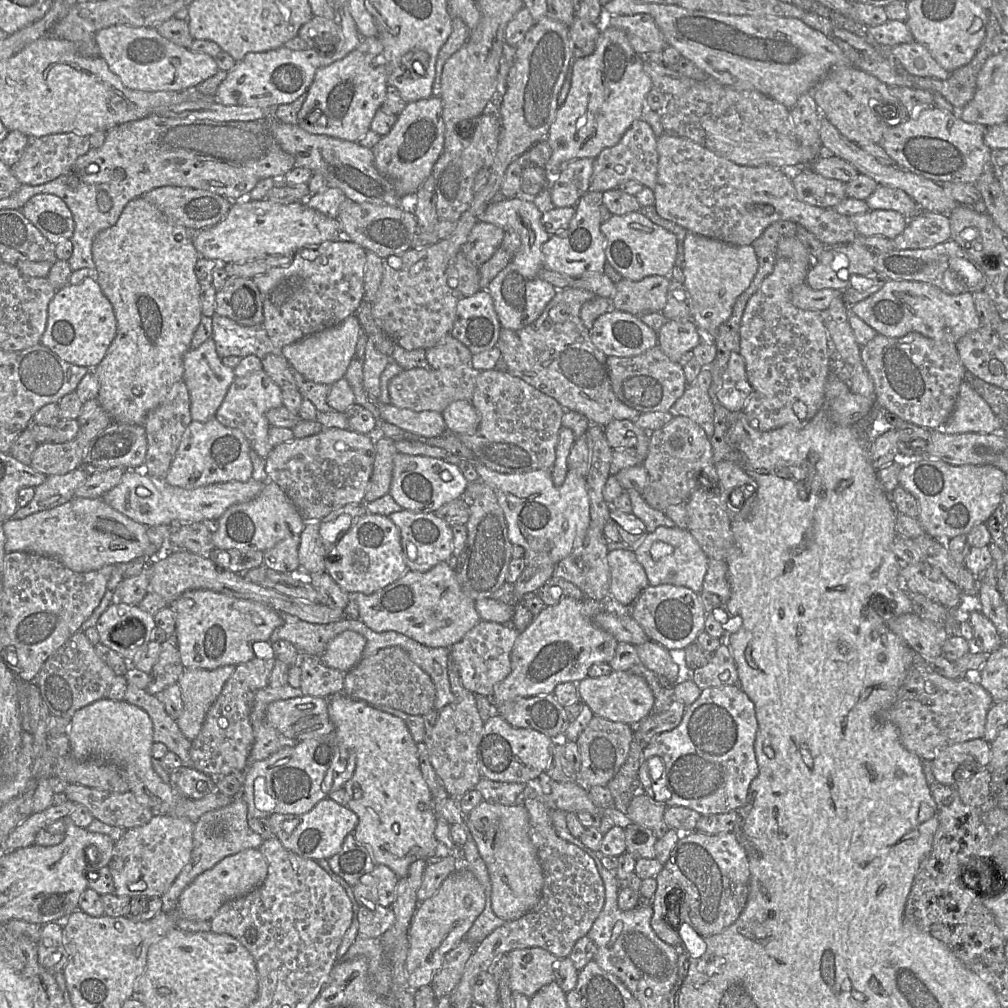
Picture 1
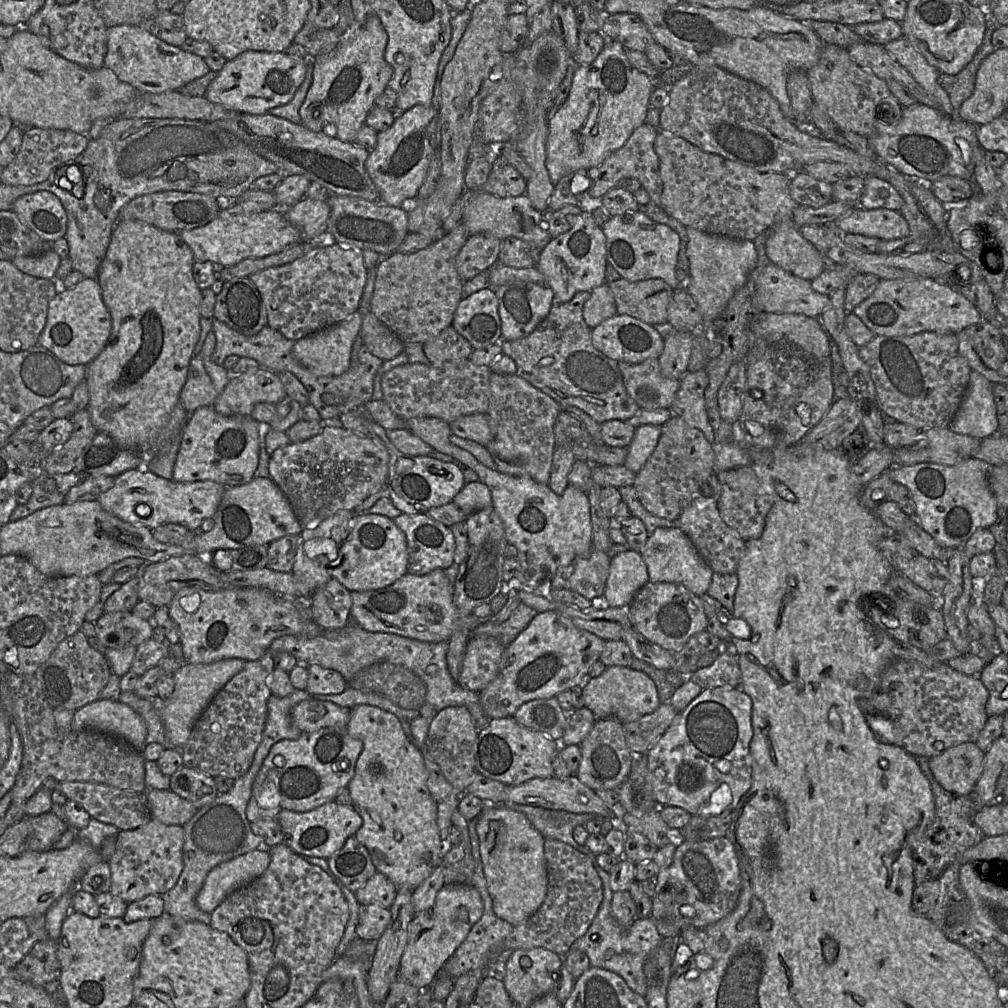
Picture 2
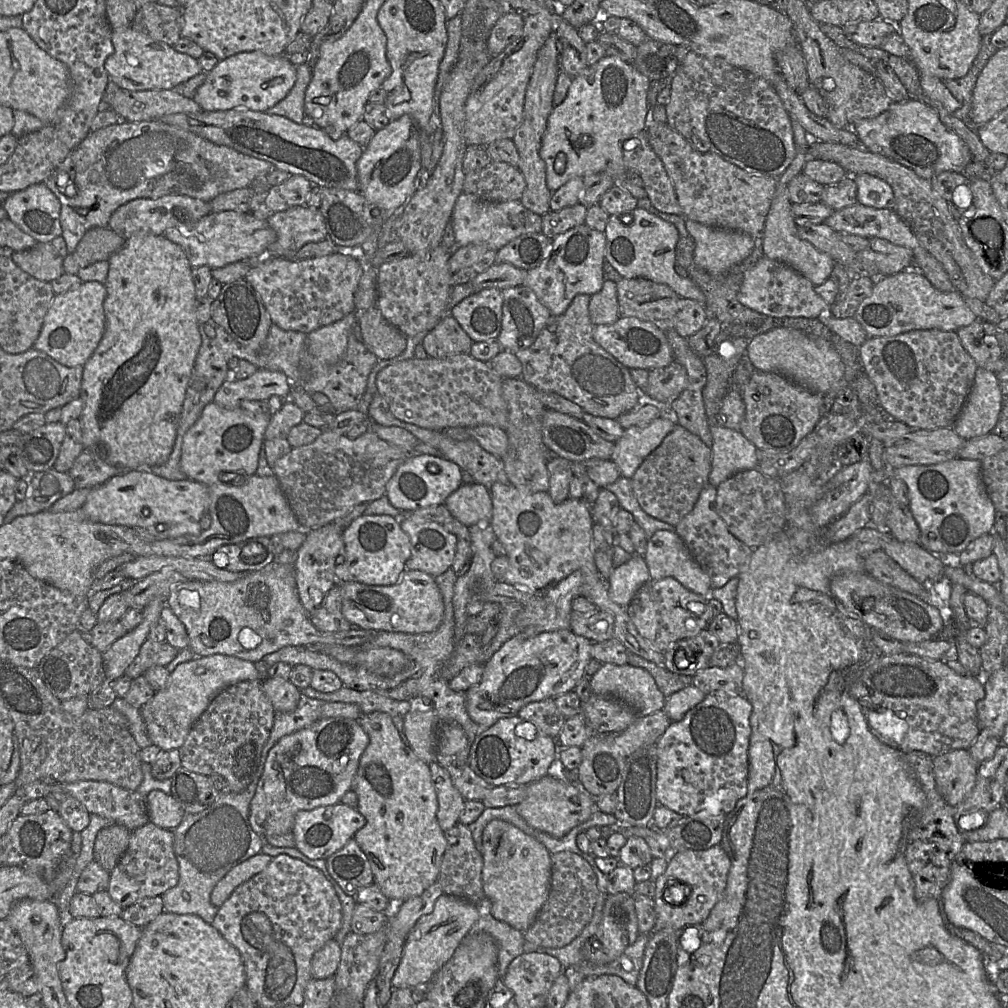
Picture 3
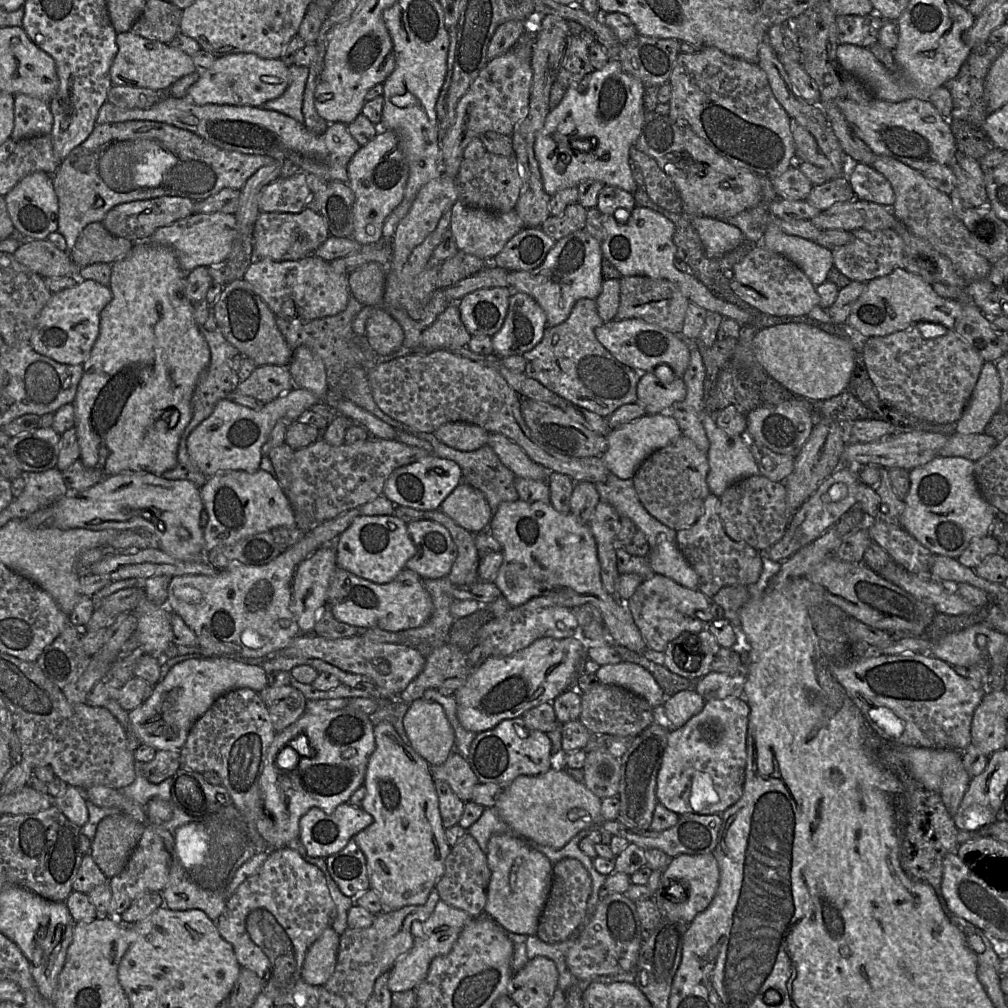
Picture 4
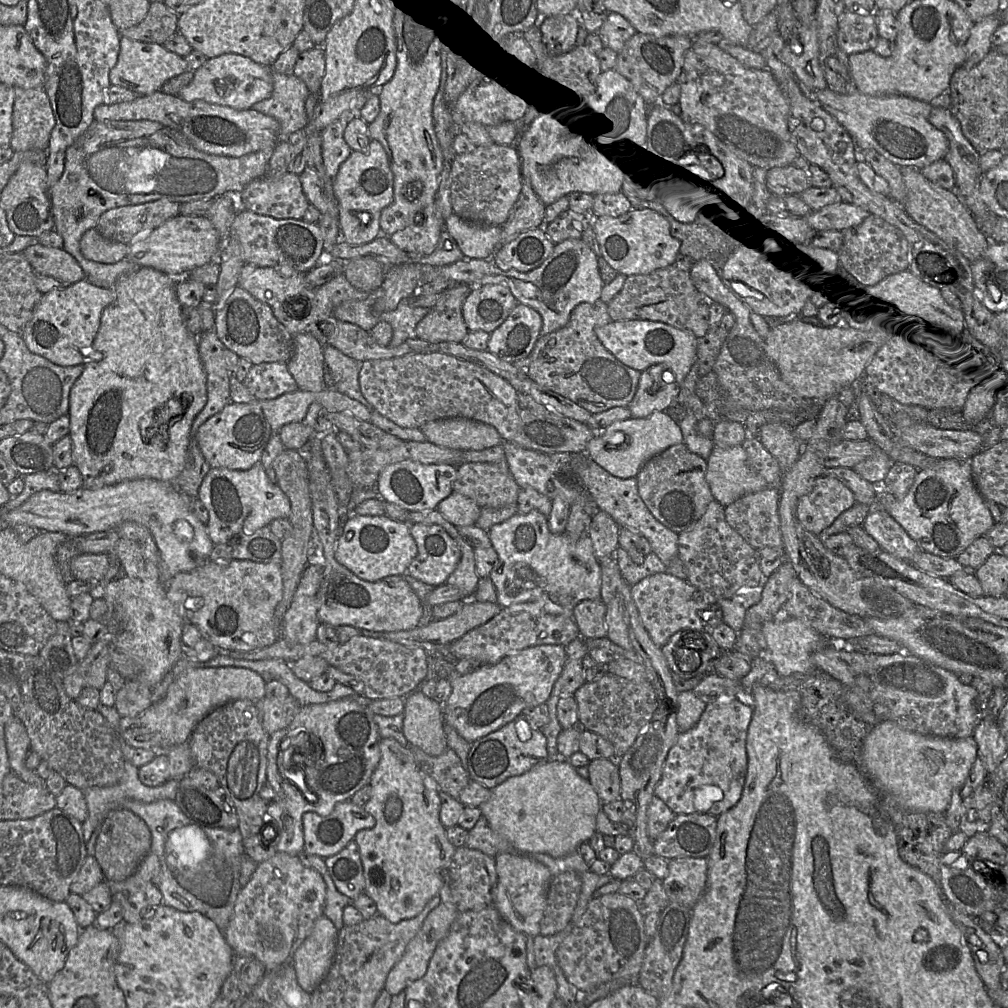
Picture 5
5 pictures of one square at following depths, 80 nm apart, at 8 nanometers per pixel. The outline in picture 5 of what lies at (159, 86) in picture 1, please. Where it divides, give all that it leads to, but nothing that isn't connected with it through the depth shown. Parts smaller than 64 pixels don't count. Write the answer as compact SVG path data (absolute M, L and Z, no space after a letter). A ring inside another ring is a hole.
M120 37L120 51L117 62L110 70L111 85L121 86L132 90L138 95L149 95L159 91L169 79L188 70L184 57L167 50L163 45L147 43Z

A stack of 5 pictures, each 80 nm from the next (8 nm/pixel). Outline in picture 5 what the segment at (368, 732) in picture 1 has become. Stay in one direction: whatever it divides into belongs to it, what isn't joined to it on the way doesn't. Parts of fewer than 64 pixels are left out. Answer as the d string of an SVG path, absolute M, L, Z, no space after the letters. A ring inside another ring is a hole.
M381 738L380 751L380 762L375 769L369 783L372 790L371 798L364 806L364 809L376 819L376 824L371 829L360 830L356 834L354 840L359 847L364 870L364 892L375 901L378 909L378 914L382 915L392 923L398 923L402 920L411 919L417 916L419 913L421 913L421 911L433 897L439 895L441 888L446 882L446 874L451 864L456 847L448 840L446 835L446 828L443 826L440 820L441 799L439 792L441 790L437 782L422 770L420 765L416 761L410 747L402 746L394 738Z

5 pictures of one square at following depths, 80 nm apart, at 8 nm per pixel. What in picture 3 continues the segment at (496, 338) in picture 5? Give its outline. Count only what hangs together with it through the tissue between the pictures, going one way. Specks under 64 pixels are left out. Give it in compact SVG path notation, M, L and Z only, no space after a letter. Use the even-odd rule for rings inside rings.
M524 285L505 288L502 296L502 324L497 341L503 350L515 354L535 342L551 314Z

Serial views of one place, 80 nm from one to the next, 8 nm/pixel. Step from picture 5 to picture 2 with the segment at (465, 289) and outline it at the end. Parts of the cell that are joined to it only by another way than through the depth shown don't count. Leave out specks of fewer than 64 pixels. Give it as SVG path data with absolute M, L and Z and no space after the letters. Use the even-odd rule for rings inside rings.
M452 325L442 330L437 336L424 342L422 346L429 364L433 365L470 359L473 351L471 344Z

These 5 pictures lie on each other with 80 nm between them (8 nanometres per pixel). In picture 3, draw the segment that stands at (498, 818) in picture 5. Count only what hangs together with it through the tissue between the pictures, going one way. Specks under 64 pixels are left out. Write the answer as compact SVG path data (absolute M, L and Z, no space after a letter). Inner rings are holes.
M550 774L529 783L526 798L515 806L529 826L555 838L562 838L598 810L595 798L585 788L579 789L562 777Z

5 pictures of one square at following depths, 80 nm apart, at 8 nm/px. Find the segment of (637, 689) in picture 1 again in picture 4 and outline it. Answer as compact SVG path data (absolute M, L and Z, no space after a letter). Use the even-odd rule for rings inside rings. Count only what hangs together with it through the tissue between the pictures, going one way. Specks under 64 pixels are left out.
M622 661L602 665L595 674L600 683L617 685L643 697L656 711L658 718L662 718L666 695L653 675L644 667Z

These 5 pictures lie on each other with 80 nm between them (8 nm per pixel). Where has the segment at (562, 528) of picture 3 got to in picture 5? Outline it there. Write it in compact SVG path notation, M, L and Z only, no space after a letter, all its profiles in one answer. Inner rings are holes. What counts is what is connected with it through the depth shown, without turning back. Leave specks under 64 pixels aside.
M534 510L527 514L516 513L508 520L494 525L489 531L493 548L498 554L498 562L490 578L497 590L497 603L502 608L524 602L537 602L545 612L573 618L577 604L585 600L601 599L601 569L593 543L589 535L570 537L566 531L555 535L548 527L548 517Z

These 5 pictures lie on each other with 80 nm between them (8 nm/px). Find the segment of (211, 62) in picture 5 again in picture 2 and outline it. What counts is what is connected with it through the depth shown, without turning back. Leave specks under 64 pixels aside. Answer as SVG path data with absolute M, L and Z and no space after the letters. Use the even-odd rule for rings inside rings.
M248 50L235 59L228 60L217 72L215 79L207 87L205 98L212 103L220 104L227 109L249 114L265 114L270 109L287 104L294 96L306 76L307 61L291 57L286 52L260 52Z

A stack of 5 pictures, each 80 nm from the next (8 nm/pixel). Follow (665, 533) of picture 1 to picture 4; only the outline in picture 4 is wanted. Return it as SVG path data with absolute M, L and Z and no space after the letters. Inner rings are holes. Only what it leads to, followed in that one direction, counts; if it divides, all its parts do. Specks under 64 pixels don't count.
M659 535L658 544L648 554L653 573L662 574L680 585L698 589L698 576L688 563L682 552L678 549L676 542Z

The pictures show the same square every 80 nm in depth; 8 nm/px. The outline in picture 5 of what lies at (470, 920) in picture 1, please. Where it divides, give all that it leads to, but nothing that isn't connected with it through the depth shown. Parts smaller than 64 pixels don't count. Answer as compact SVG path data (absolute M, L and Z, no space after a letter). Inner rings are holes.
M441 902L428 914L387 976L384 989L391 996L405 991L411 983L426 974L437 945L448 934L458 913L453 906Z

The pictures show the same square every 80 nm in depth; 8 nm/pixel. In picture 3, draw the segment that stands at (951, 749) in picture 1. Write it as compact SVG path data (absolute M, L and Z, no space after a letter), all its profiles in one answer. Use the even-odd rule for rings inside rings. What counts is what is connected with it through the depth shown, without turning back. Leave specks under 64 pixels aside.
M956 749L935 756L932 769L937 791L949 805L956 807L972 792L978 764L968 749Z

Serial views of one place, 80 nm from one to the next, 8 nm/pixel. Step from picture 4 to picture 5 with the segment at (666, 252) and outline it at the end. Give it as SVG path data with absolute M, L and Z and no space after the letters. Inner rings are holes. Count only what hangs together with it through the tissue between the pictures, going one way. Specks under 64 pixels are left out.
M634 208L620 217L594 216L594 227L602 256L625 276L649 274L673 265L680 254L681 242L672 235L670 222L651 208Z

